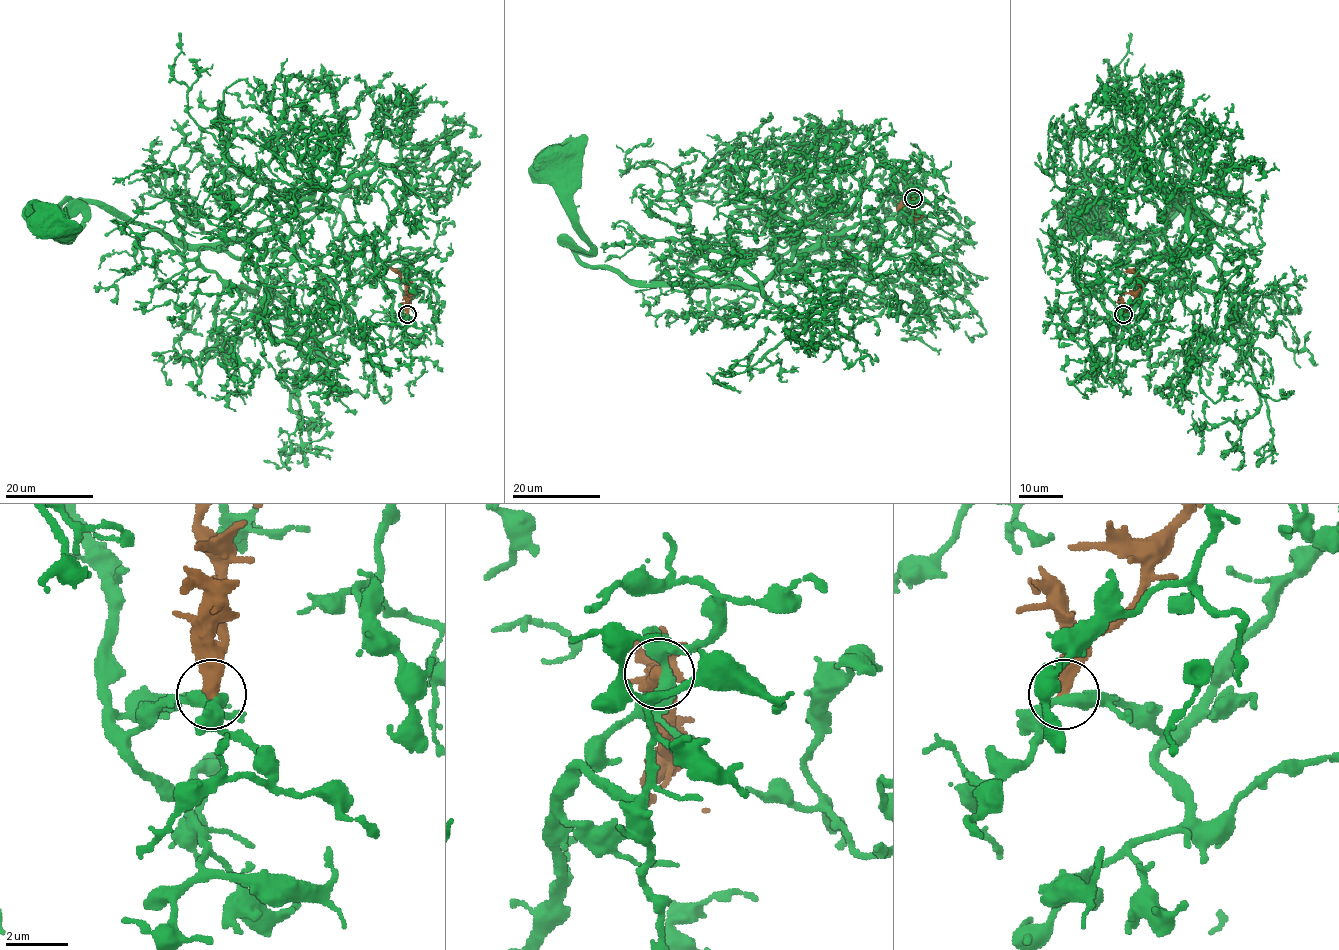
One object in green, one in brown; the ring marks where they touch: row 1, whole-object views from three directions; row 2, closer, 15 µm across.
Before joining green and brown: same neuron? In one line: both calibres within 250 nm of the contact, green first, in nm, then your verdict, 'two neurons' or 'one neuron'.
440/480 nm | two neurons

